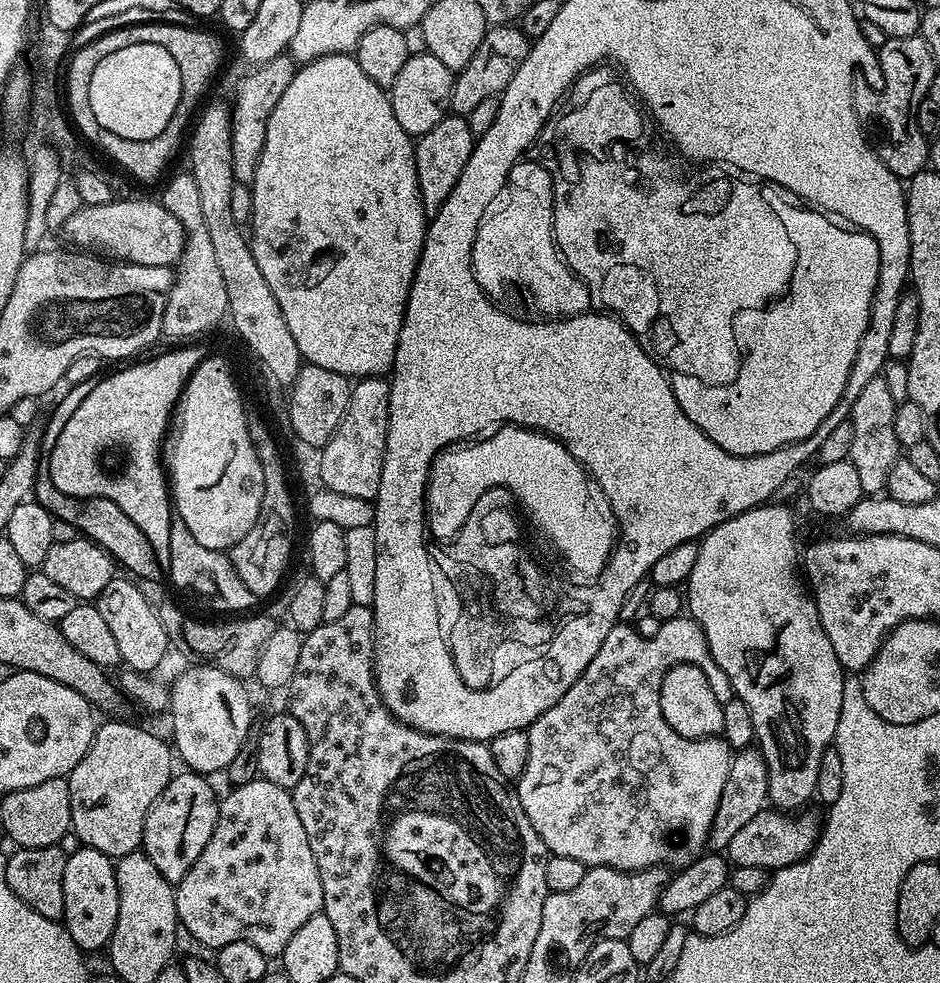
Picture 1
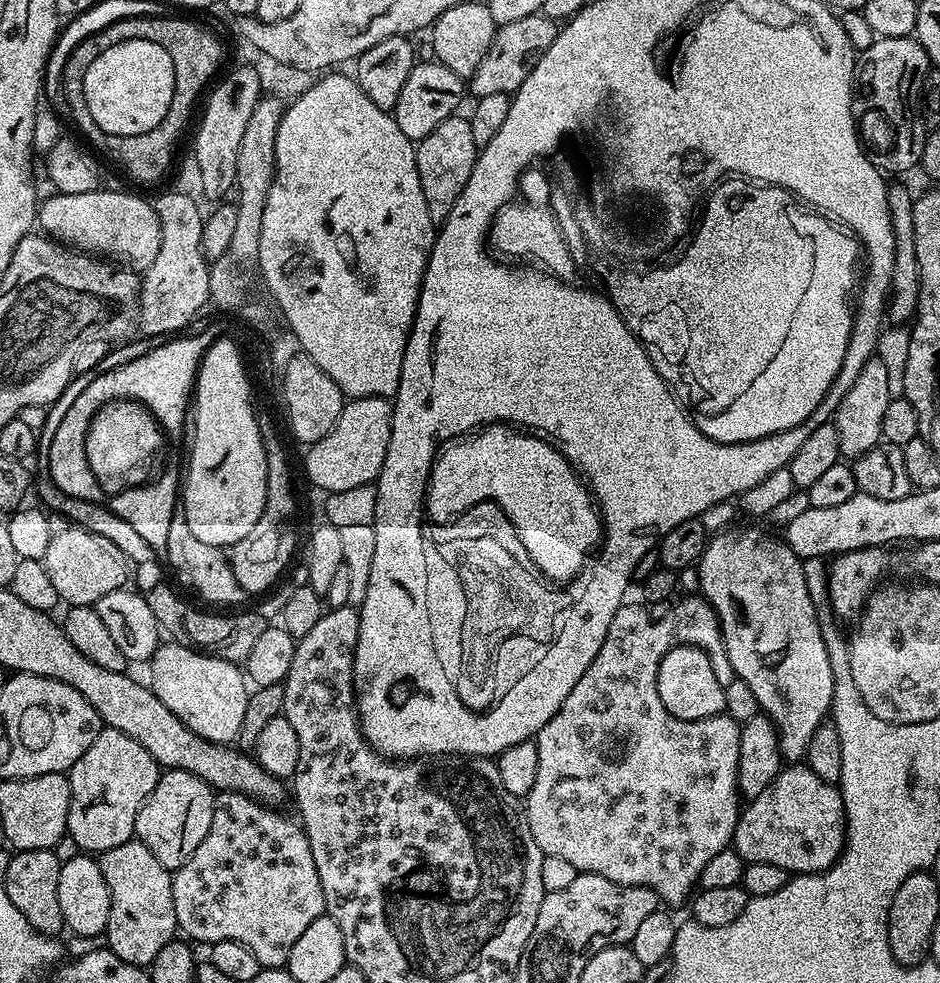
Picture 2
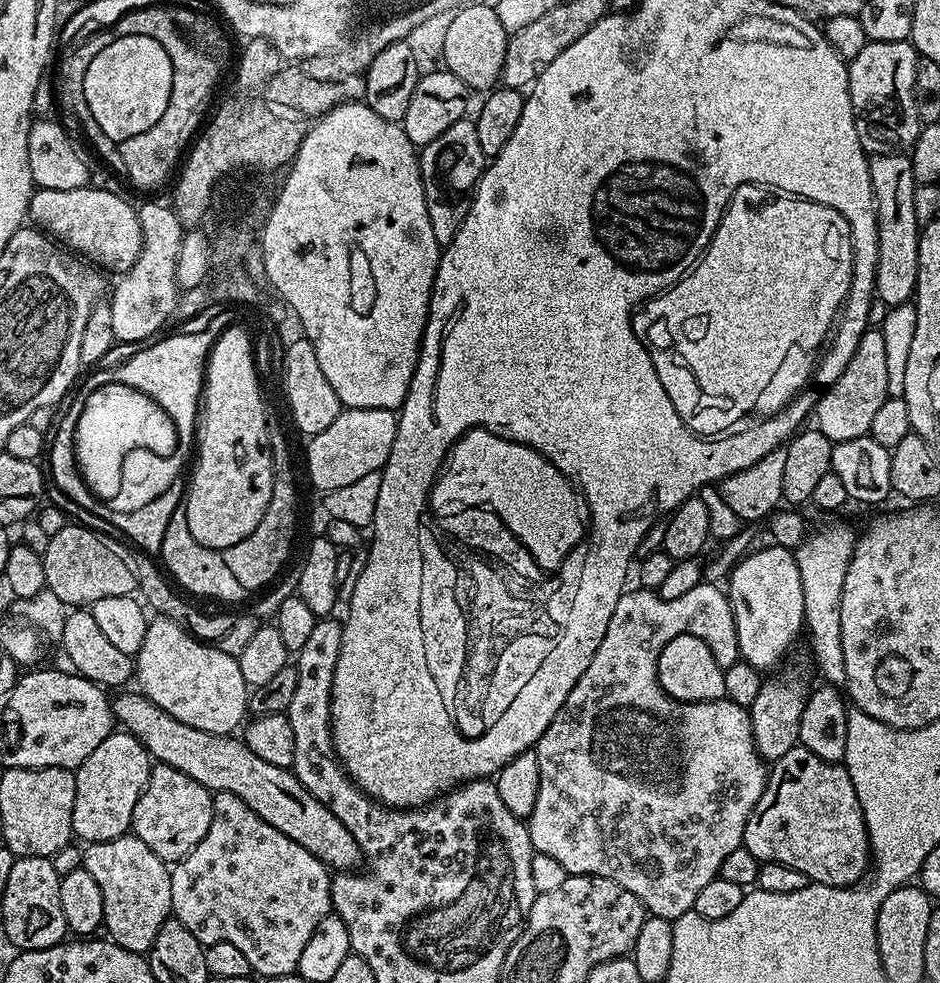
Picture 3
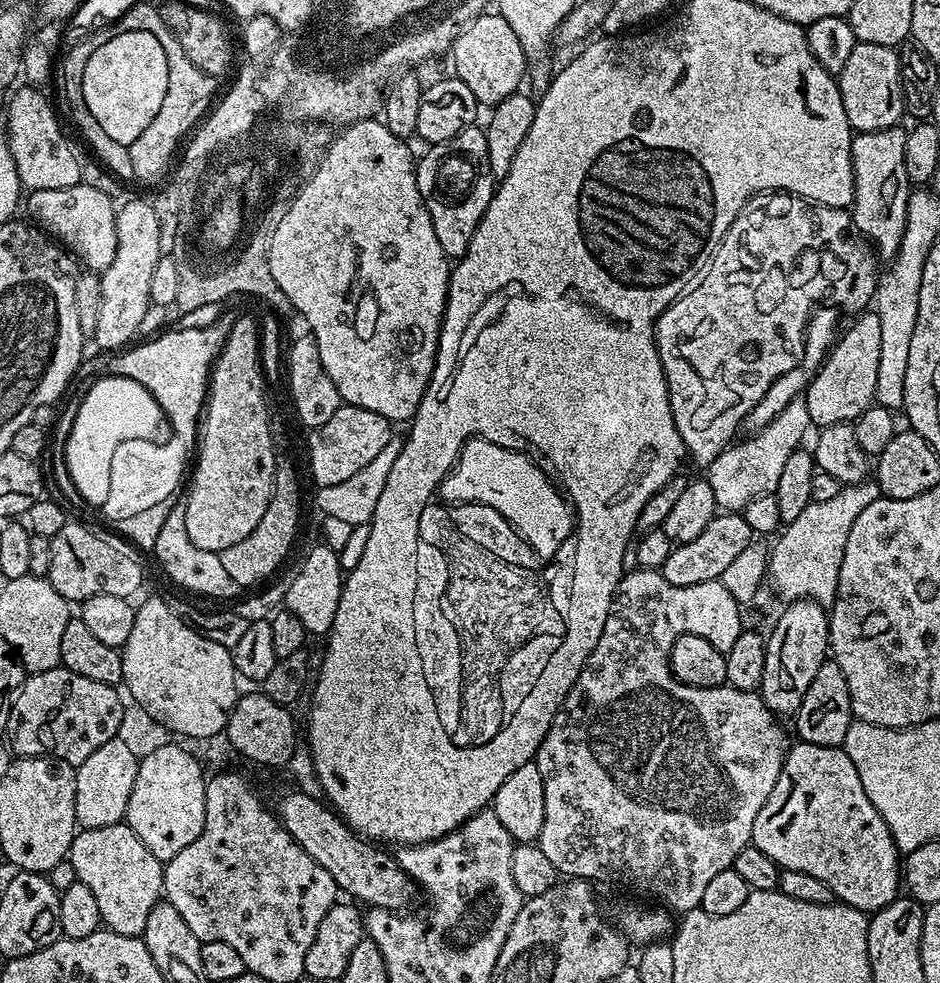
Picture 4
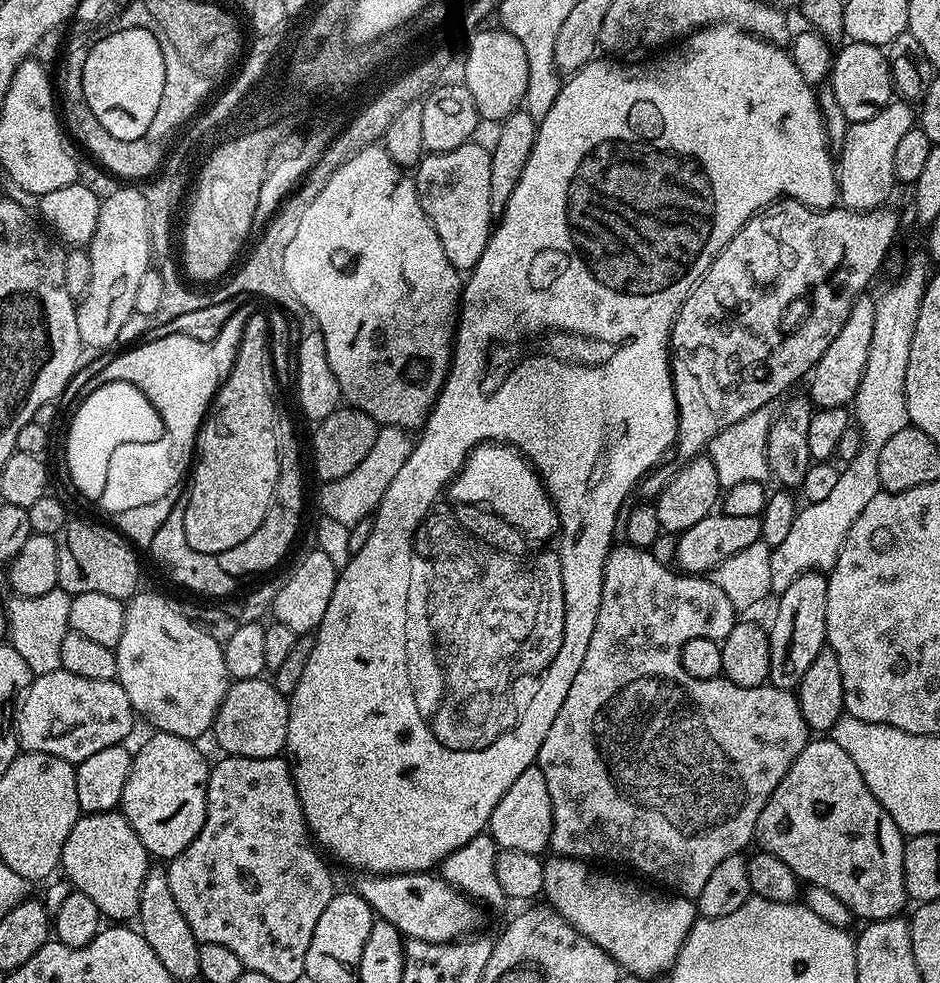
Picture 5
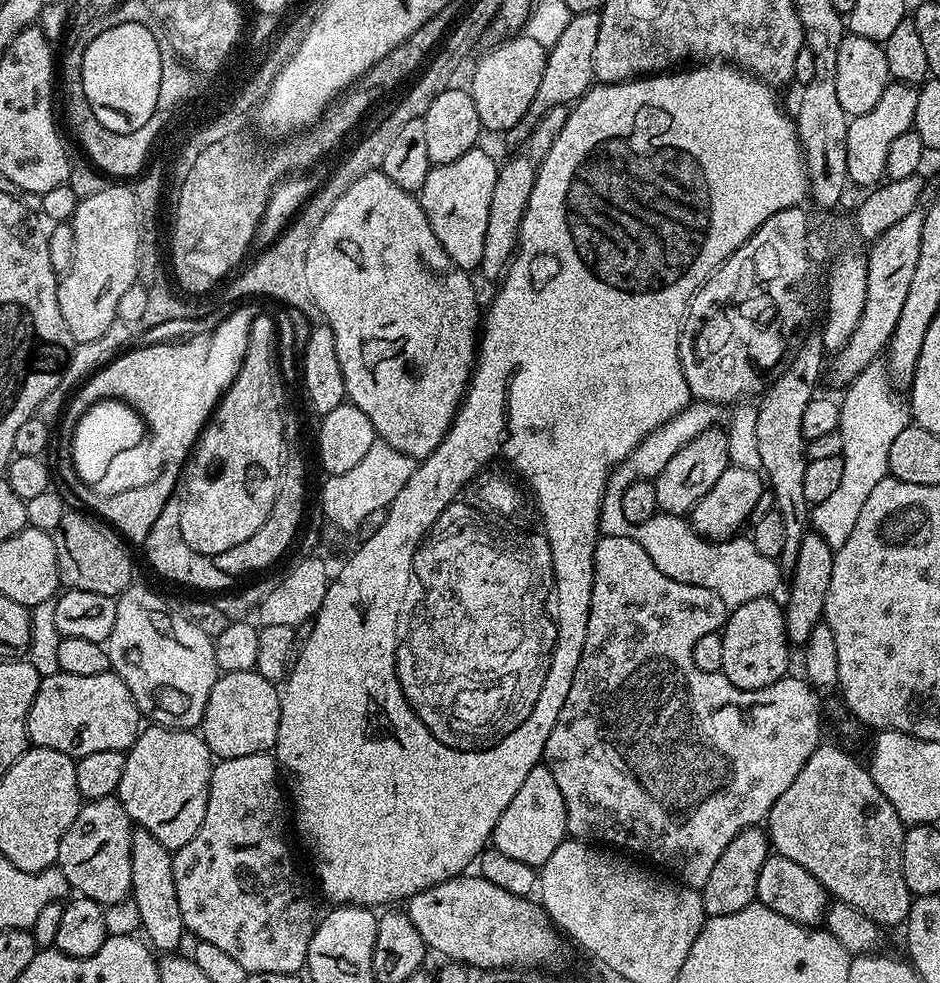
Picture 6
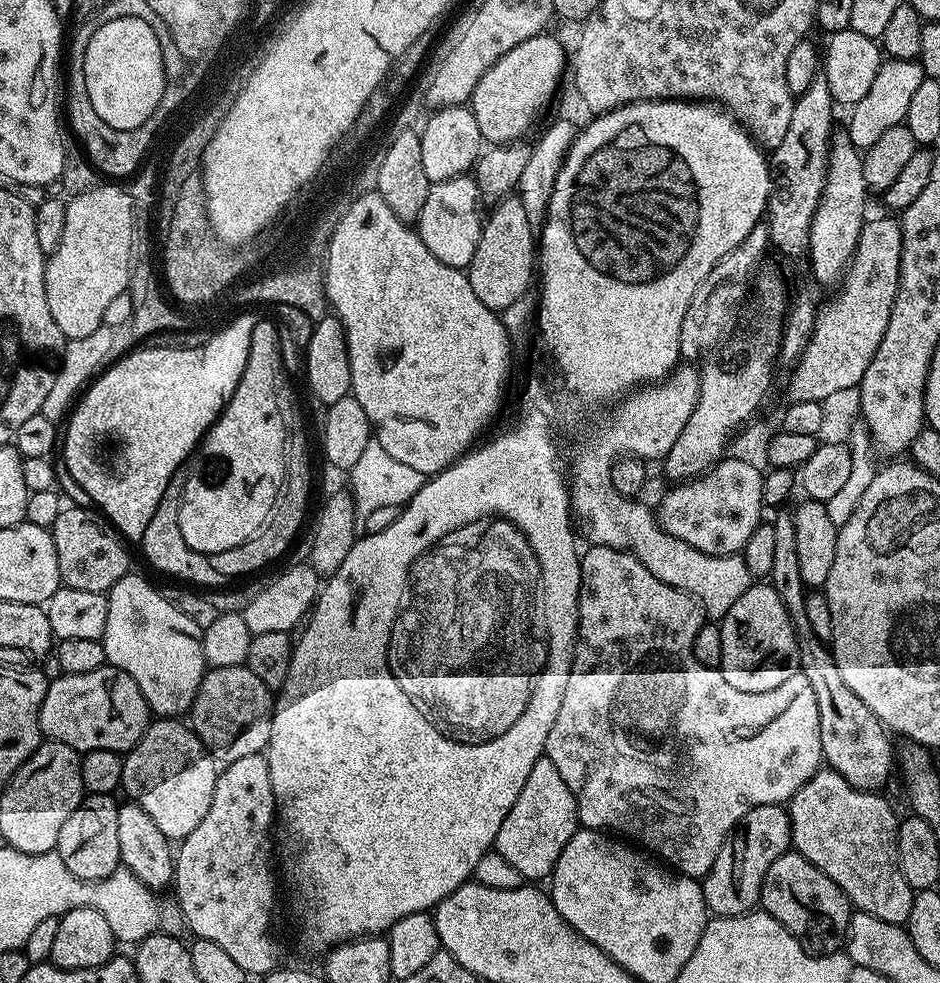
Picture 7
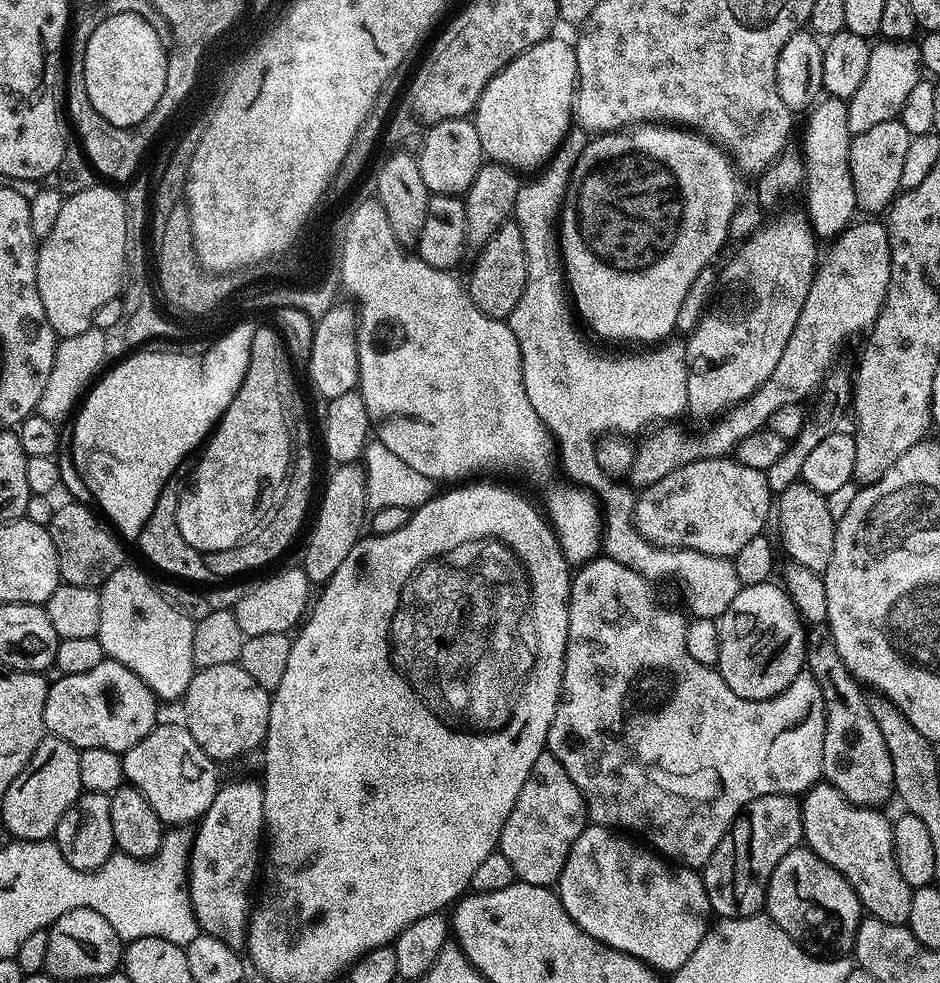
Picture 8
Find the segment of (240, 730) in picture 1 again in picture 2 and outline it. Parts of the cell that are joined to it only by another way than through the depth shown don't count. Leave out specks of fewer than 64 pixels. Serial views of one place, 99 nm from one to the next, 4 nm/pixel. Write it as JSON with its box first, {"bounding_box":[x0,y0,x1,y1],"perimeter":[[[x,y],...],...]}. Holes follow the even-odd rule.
{"bounding_box":[150,642,250,746],"perimeter":[[[164,642],[153,654],[150,667],[152,692],[158,694],[162,706],[174,713],[191,732],[225,746],[239,737],[250,688],[245,673],[237,665],[183,642]]]}

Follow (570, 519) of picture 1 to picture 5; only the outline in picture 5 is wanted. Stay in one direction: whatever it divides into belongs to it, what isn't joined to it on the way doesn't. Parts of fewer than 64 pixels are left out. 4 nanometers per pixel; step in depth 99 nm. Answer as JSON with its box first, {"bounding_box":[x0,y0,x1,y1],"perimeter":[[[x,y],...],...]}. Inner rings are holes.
{"bounding_box":[446,442,556,541],"perimeter":[[[485,442],[473,448],[446,491],[457,504],[483,506],[501,516],[511,527],[520,524],[520,528],[532,532],[532,536],[545,536],[549,541],[553,539],[556,507],[552,505],[552,497],[544,489],[544,482],[531,463],[511,446]]]}

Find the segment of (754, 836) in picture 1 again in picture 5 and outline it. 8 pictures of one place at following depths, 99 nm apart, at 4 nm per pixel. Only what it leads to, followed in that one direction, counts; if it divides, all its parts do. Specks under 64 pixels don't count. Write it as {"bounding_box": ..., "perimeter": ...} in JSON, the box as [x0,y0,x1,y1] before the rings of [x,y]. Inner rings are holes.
{"bounding_box":[756,738,909,921],"perimeter":[[[830,738],[809,739],[808,744],[802,750],[802,754],[798,754],[798,758],[794,758],[790,770],[782,778],[782,782],[778,782],[774,794],[770,794],[770,798],[758,818],[756,836],[758,840],[764,843],[761,844],[763,851],[782,858],[782,862],[786,862],[786,866],[790,866],[793,874],[805,885],[817,884],[826,890],[830,890],[830,894],[836,895],[837,898],[842,898],[842,902],[846,905],[848,911],[852,913],[853,917],[860,919],[861,916],[861,921],[885,920],[891,916],[901,915],[905,911],[903,909],[904,904],[909,903],[908,891],[904,885],[904,845],[906,837],[894,822],[894,818],[890,818],[890,814],[880,805],[878,798],[874,798],[870,786],[866,786],[858,766],[854,766],[854,758],[850,758],[850,754],[846,754],[846,750],[842,750],[842,746],[838,746],[838,742],[834,742]]]}

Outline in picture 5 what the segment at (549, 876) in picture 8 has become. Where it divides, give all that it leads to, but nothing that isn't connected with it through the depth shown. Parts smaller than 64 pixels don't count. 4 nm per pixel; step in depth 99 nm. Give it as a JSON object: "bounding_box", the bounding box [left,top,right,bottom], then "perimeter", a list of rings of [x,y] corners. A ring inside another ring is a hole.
{"bounding_box":[487,766,552,856],"perimeter":[[[539,766],[522,770],[522,774],[502,794],[502,802],[494,806],[494,814],[490,814],[487,831],[496,841],[497,849],[522,850],[522,854],[540,856],[549,851],[552,843],[552,803],[550,789],[546,786],[546,774],[542,774]]]}

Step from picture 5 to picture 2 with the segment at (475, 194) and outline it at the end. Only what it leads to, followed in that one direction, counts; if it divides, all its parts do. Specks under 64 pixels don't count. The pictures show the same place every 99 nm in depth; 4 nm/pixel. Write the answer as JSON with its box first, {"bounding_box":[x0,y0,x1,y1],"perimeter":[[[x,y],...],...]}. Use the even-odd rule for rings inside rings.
{"bounding_box":[416,116,477,222],"perimeter":[[[458,116],[446,118],[446,122],[438,122],[438,126],[434,126],[434,130],[430,130],[430,134],[426,134],[426,138],[416,144],[418,178],[426,198],[426,210],[430,210],[433,222],[443,222],[450,210],[454,210],[454,202],[458,202],[458,194],[462,194],[470,178],[477,151],[474,133],[470,131],[470,120]]]}

